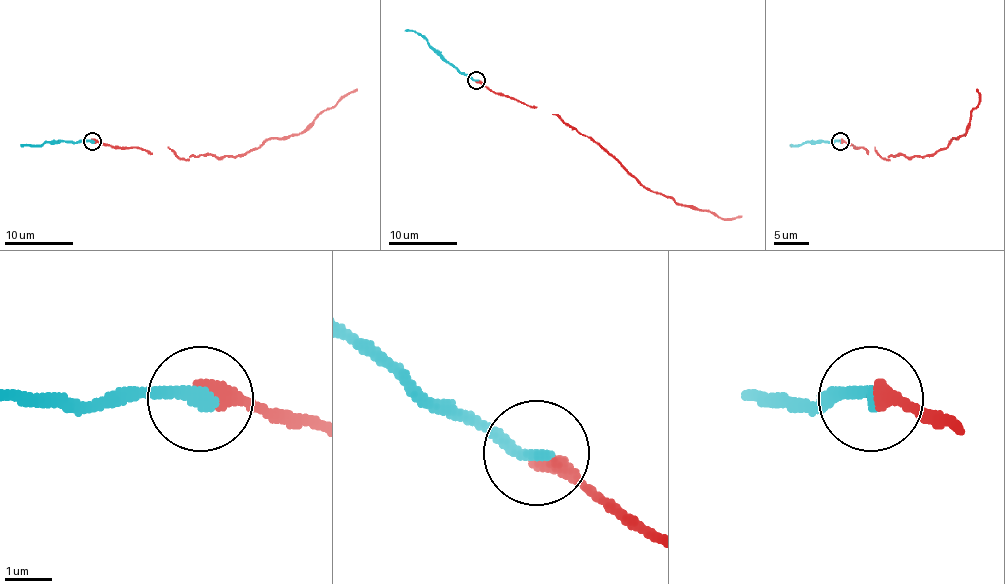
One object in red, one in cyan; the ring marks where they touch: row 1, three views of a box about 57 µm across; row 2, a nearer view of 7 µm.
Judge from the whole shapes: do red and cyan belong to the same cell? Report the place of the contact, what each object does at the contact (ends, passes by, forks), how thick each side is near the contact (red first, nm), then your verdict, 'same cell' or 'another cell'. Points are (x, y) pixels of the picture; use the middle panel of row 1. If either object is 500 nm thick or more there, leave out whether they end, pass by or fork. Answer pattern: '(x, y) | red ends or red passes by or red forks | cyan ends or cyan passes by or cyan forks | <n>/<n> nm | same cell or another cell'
(476, 80) | red ends | cyan ends | 400/320 nm | same cell

